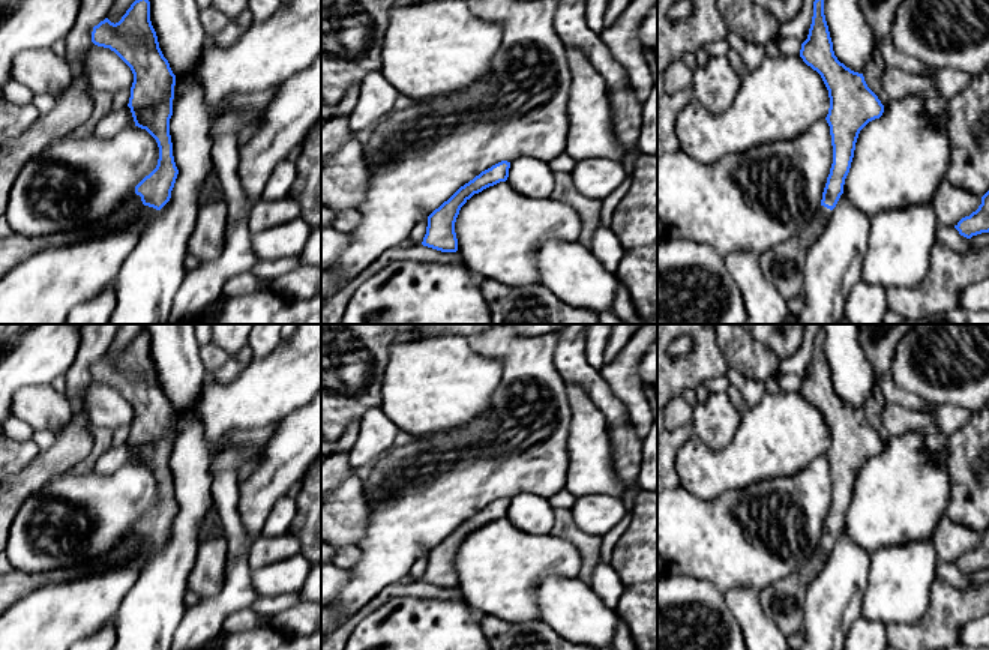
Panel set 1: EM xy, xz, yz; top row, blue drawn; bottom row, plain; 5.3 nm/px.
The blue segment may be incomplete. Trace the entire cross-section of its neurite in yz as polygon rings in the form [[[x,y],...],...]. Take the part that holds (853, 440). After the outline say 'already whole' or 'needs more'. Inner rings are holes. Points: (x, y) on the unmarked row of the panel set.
[[[822,333],[813,338],[812,360],[800,393],[821,411],[828,426],[830,444],[825,456],[830,462],[833,500],[812,558],[794,576],[785,576],[759,593],[765,615],[786,638],[801,630],[806,591],[843,530],[860,467],[884,449],[884,441],[867,423],[863,410],[851,407],[834,392]]]; needs more

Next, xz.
[[[501,497],[461,522],[447,537],[428,552],[426,570],[422,581],[441,588],[456,588],[458,575],[455,558],[461,543],[474,530],[479,530],[500,518],[506,518],[509,513],[509,504],[510,498]]]; already whole

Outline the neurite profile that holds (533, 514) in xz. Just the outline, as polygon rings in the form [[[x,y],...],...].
[[[524,492],[510,498],[507,518],[525,533],[549,534],[554,525],[554,507],[546,497]]]

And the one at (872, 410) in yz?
[[[869,396],[867,401],[863,405],[863,413],[867,420],[867,423],[878,432],[882,441],[885,441],[890,434],[887,432],[884,423],[882,423],[882,408],[875,401],[873,396]]]

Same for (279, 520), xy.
[[[290,495],[278,498],[264,522],[263,534],[275,537],[288,533],[294,516],[296,498]]]

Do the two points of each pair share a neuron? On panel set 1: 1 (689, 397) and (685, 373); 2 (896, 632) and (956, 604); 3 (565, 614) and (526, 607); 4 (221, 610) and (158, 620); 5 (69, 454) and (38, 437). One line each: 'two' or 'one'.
1: two
2: one
3: two
4: two
5: two

